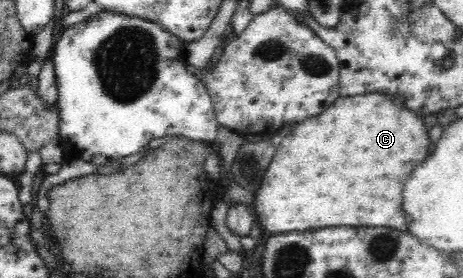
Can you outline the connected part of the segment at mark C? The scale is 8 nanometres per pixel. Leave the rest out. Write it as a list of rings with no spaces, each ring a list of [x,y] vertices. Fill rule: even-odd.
[[[361,94],[361,96],[348,96],[336,98],[337,102],[333,102],[323,112],[317,114],[315,118],[297,123],[295,134],[285,138],[279,146],[277,152],[273,156],[273,162],[267,170],[267,176],[263,178],[263,188],[257,192],[257,220],[263,224],[265,230],[269,230],[271,234],[287,233],[287,230],[307,230],[307,228],[319,228],[319,226],[391,226],[397,230],[405,230],[405,226],[409,226],[409,218],[405,218],[405,210],[401,210],[401,190],[405,186],[405,182],[409,180],[409,174],[421,164],[425,162],[425,158],[429,156],[429,132],[423,124],[423,118],[419,114],[411,110],[405,110],[405,105],[401,106],[397,102],[397,97],[389,94]]]

